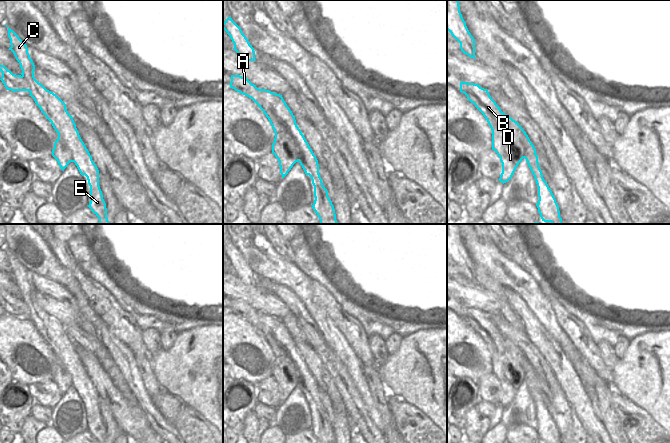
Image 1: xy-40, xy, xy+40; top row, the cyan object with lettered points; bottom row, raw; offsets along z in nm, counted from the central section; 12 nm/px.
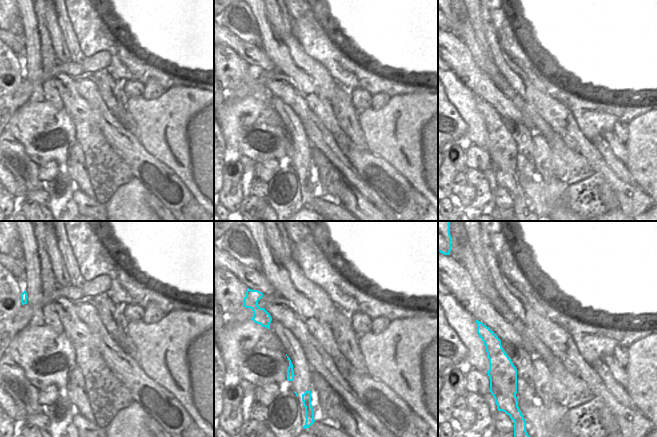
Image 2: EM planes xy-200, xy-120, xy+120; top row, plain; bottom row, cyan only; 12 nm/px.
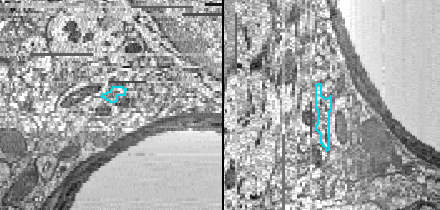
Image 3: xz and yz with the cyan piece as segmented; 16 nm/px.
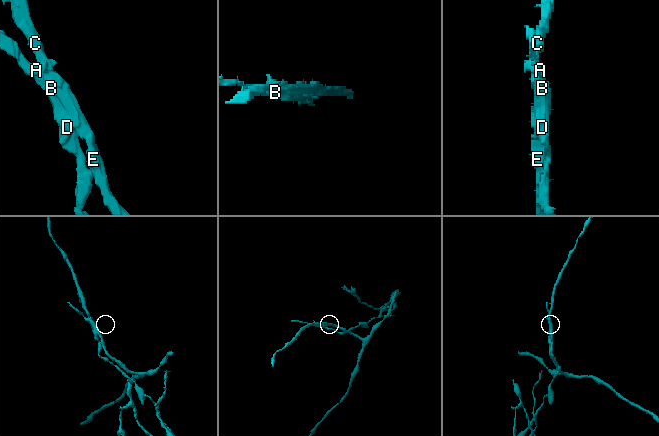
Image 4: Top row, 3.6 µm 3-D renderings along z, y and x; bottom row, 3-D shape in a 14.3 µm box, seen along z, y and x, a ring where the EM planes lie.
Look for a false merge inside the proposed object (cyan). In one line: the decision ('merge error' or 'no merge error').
merge error

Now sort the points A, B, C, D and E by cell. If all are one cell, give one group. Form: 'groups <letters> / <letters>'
groups A B D / C E

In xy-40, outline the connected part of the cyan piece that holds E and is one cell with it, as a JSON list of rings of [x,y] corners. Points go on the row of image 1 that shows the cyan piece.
[[[8,26],[11,50],[20,64],[21,75],[30,84],[30,95],[44,115],[49,116],[57,133],[67,133],[72,139],[68,145],[72,151],[72,160],[80,174],[85,175],[90,186],[90,203],[87,205],[99,218],[99,224],[110,224],[107,218],[106,203],[99,186],[99,170],[92,160],[88,149],[82,141],[73,117],[68,113],[66,104],[53,92],[47,90],[34,77],[35,65],[28,53],[27,45]]]

